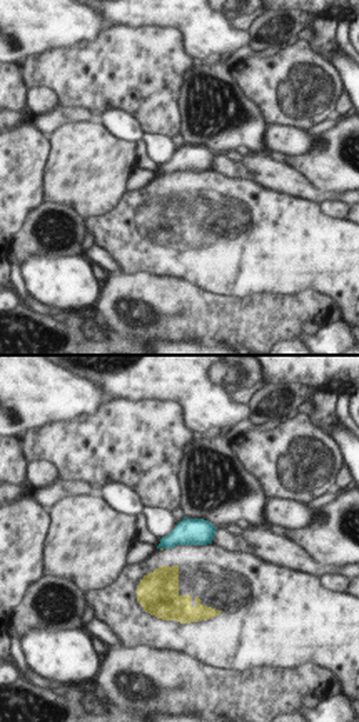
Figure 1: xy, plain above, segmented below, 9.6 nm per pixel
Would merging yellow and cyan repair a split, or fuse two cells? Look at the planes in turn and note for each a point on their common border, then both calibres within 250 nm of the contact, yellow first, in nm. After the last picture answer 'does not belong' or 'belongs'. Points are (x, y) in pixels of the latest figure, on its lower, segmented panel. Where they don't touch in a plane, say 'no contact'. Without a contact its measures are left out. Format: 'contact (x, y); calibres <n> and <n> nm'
no contact

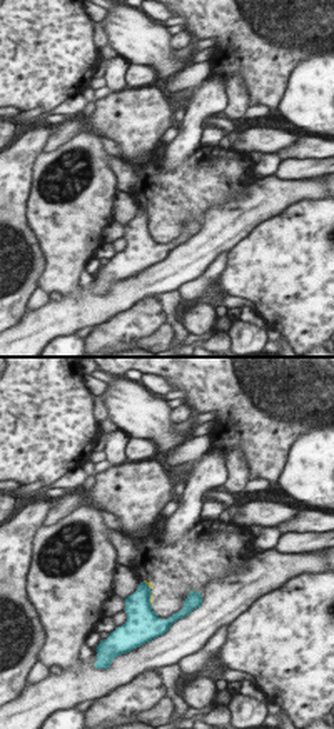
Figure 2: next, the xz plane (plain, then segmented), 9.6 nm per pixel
contact (151, 598); calibres 30 and 300 nm

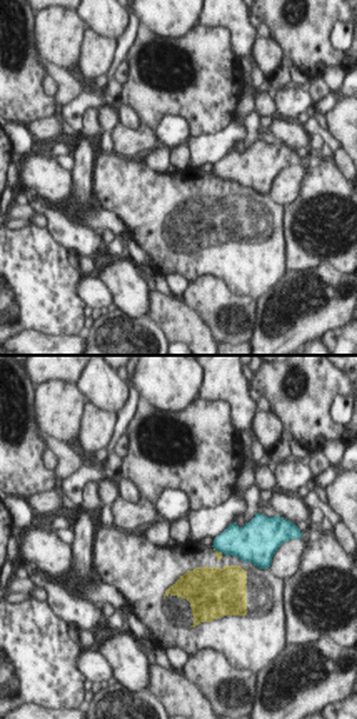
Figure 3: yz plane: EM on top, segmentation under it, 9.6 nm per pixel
contact (219, 553); calibres 60 and 300 nm

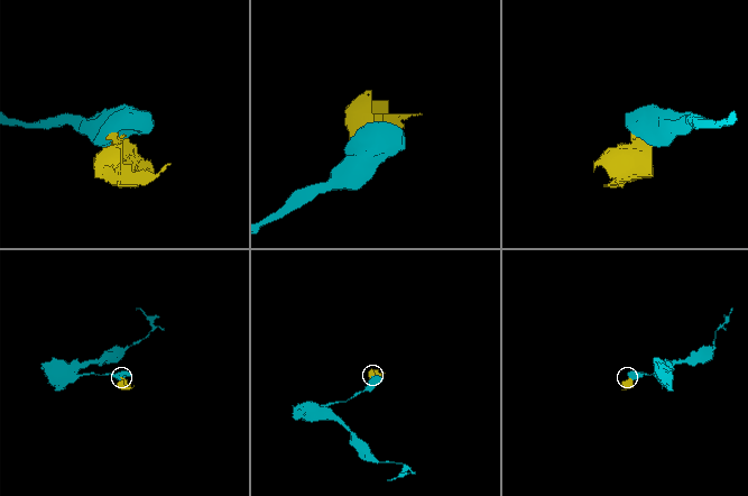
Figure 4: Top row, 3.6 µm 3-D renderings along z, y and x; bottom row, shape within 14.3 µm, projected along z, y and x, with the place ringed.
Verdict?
does not belong

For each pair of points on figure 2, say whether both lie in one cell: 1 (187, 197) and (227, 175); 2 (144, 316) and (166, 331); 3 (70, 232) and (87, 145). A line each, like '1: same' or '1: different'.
1: same
2: different
3: same

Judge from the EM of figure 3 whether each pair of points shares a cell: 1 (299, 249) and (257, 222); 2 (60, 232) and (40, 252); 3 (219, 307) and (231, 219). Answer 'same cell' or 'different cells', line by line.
1: different cells
2: different cells
3: different cells

